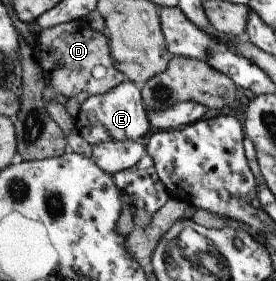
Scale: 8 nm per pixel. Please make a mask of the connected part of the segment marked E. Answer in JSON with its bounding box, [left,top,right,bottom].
[75,79,152,145]

